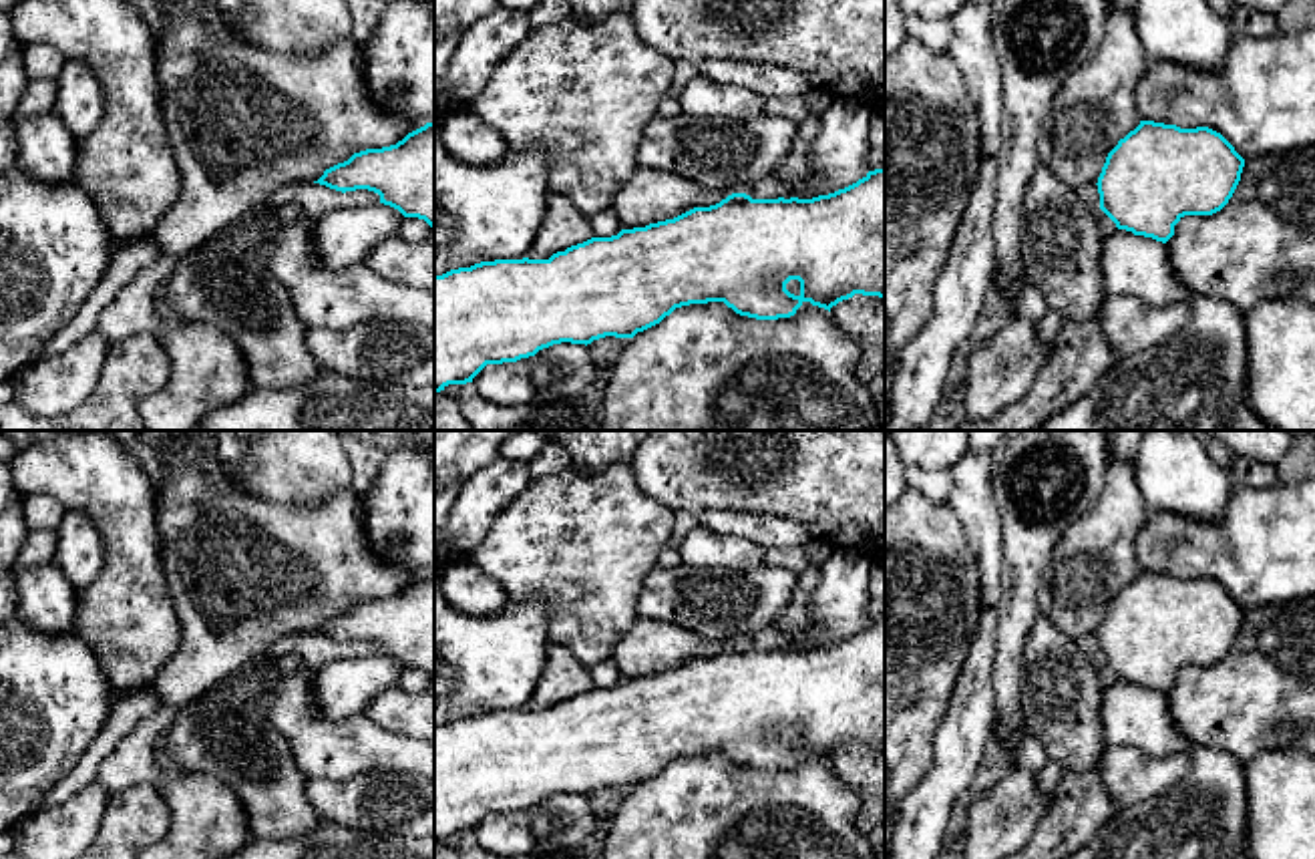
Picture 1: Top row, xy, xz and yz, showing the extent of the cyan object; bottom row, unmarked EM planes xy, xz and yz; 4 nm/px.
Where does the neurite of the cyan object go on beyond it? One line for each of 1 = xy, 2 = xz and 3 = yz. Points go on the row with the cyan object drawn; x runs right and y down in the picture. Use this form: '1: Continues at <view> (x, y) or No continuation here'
1: No continuation here
2: No continuation here
3: No continuation here

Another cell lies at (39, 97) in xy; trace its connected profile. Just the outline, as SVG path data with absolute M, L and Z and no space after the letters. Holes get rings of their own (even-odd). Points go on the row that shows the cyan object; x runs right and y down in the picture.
M30 78L12 115L12 123L18 125L28 117L50 113L54 109L56 95L58 95L56 78Z

